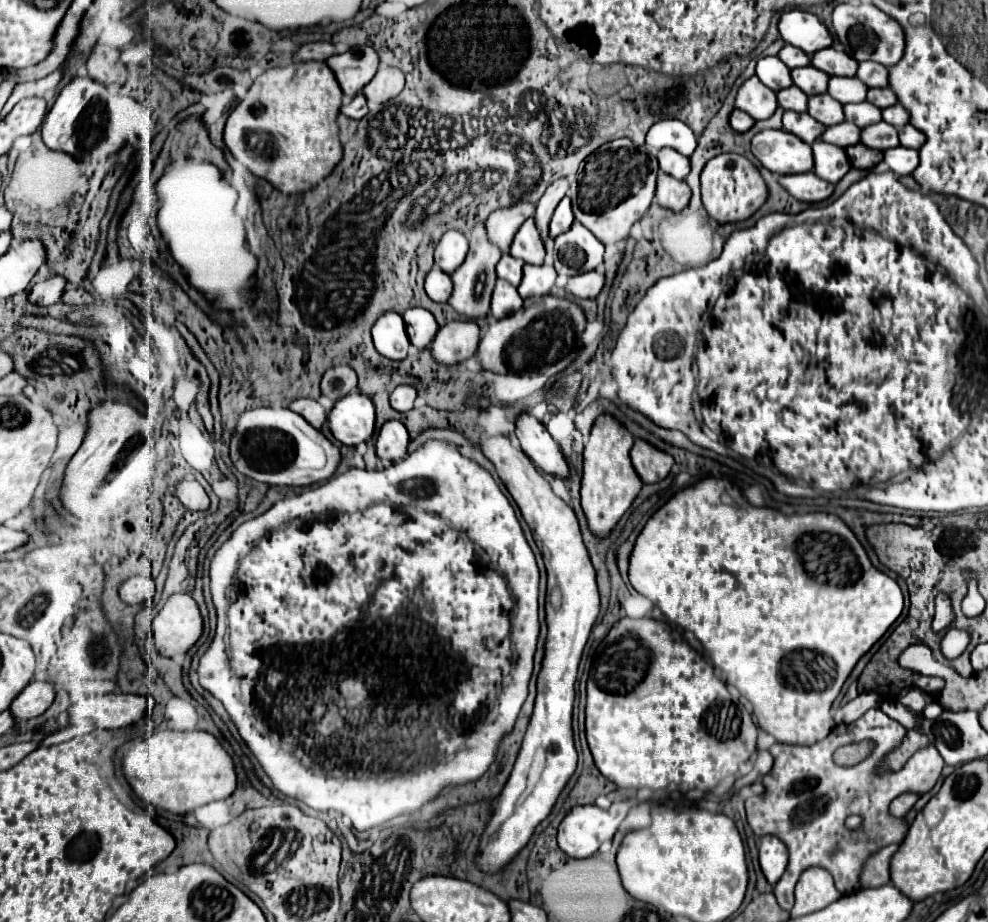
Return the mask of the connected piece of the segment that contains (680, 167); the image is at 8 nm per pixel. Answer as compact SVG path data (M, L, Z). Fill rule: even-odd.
M662 148L658 154L658 162L660 162L660 170L674 178L684 180L690 172L690 158L682 156L680 152L676 152L672 148Z

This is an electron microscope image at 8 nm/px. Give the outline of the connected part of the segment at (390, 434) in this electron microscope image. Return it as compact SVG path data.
M390 420L382 426L376 442L376 456L380 460L400 460L406 458L406 448L408 448L410 436L408 430L402 422Z

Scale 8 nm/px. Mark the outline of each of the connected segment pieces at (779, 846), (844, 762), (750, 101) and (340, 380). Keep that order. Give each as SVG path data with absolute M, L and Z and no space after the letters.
M776 836L760 840L760 866L770 884L776 884L788 866L788 850Z
M850 744L834 752L834 762L838 766L856 766L872 754L872 744Z
M756 76L748 78L736 96L736 108L748 112L754 120L766 120L774 114L778 102L774 90L764 86Z
M334 366L322 378L322 394L330 400L340 400L356 388L356 372L350 366Z

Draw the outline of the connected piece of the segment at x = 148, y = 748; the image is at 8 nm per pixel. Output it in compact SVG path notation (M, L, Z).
M154 730L144 740L138 740L134 748L124 758L124 774L134 788L134 792L156 808L168 810L172 814L188 814L198 806L224 800L236 790L236 770L230 754L224 746L208 732L176 732L176 730Z

